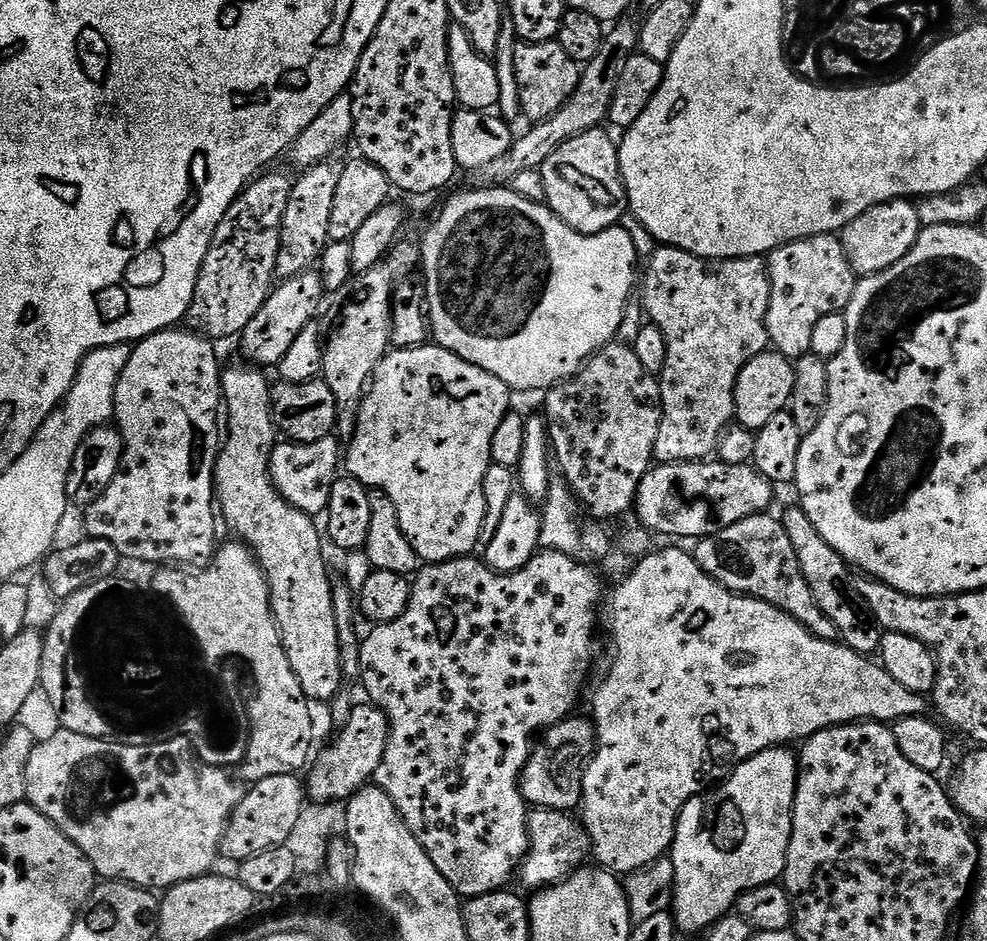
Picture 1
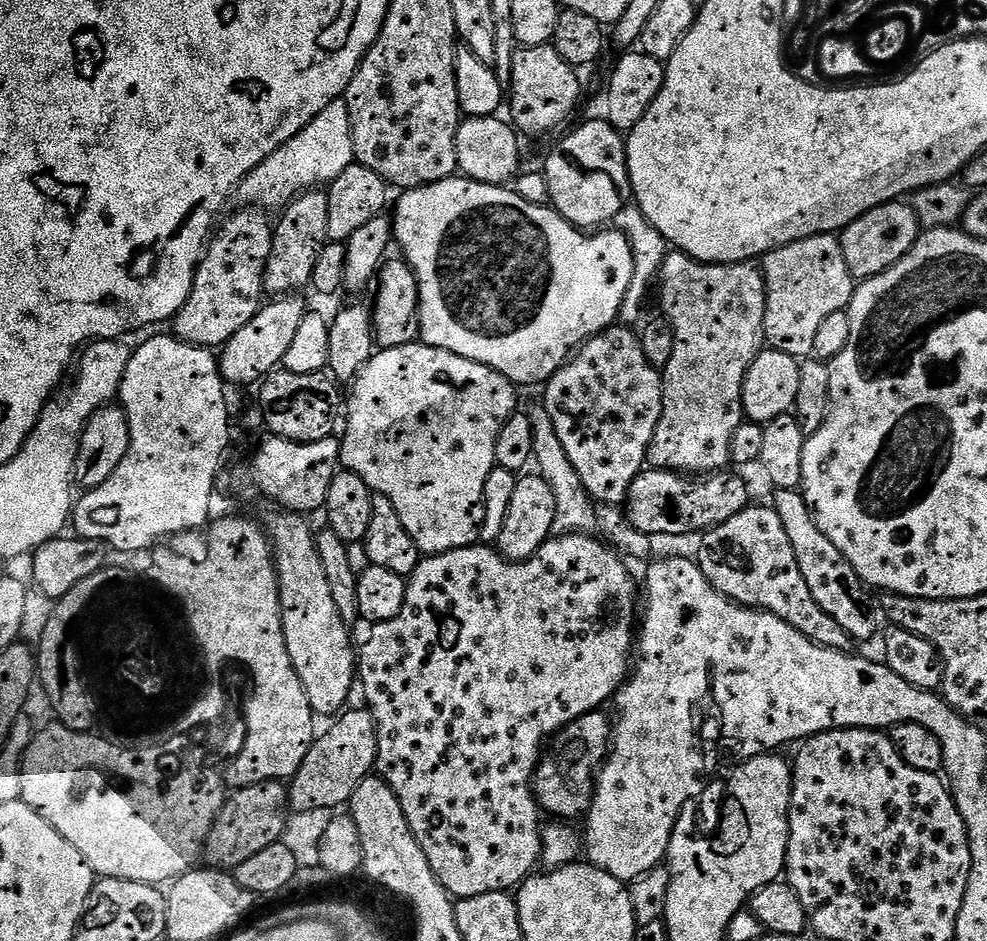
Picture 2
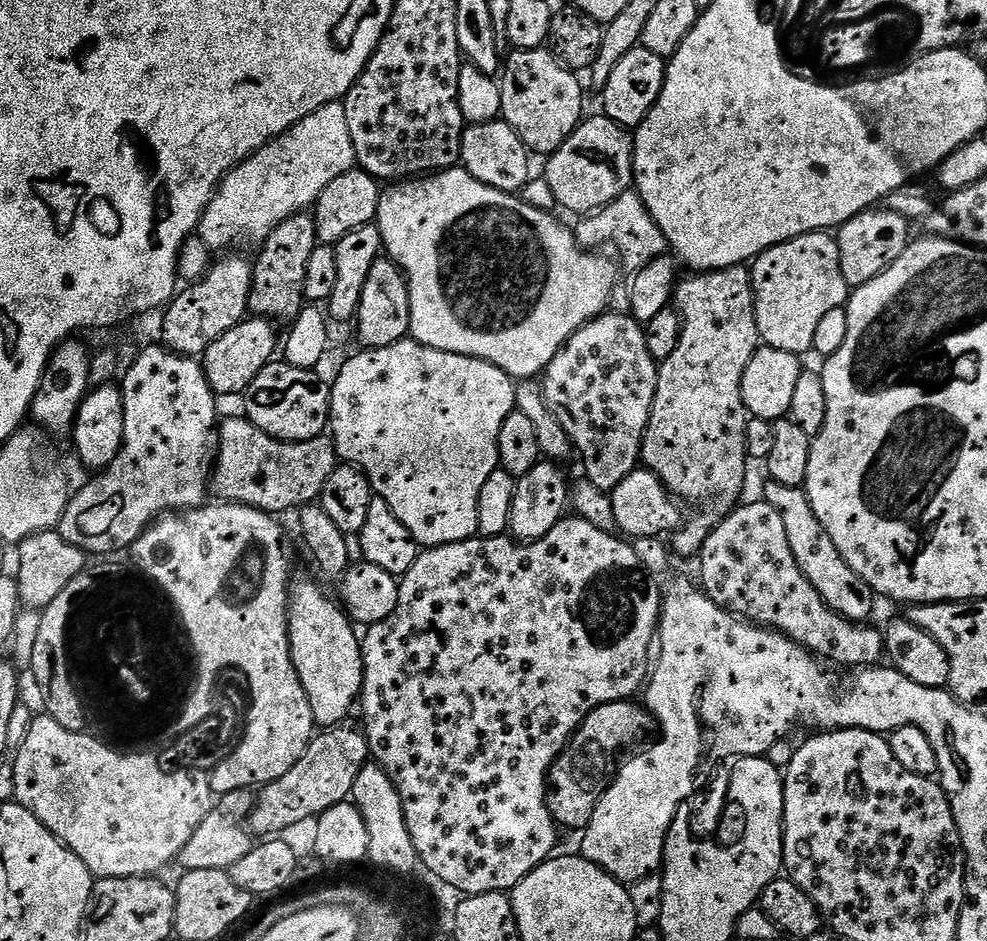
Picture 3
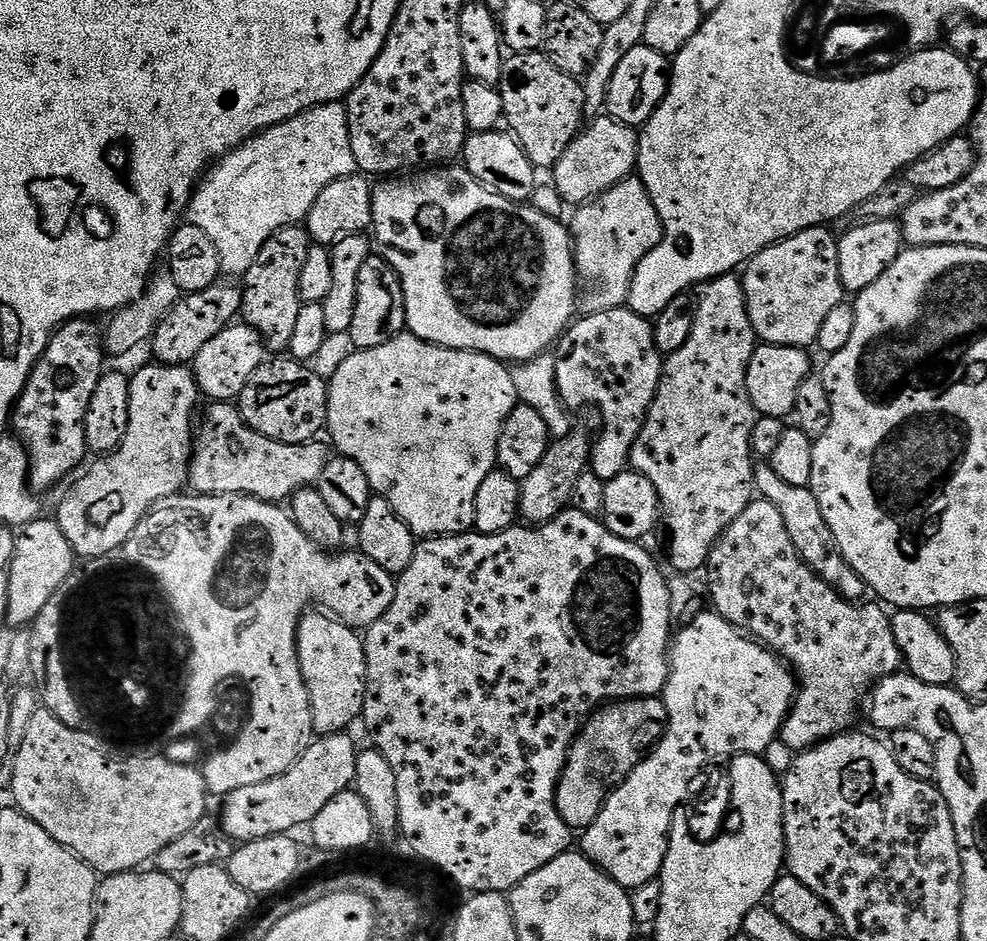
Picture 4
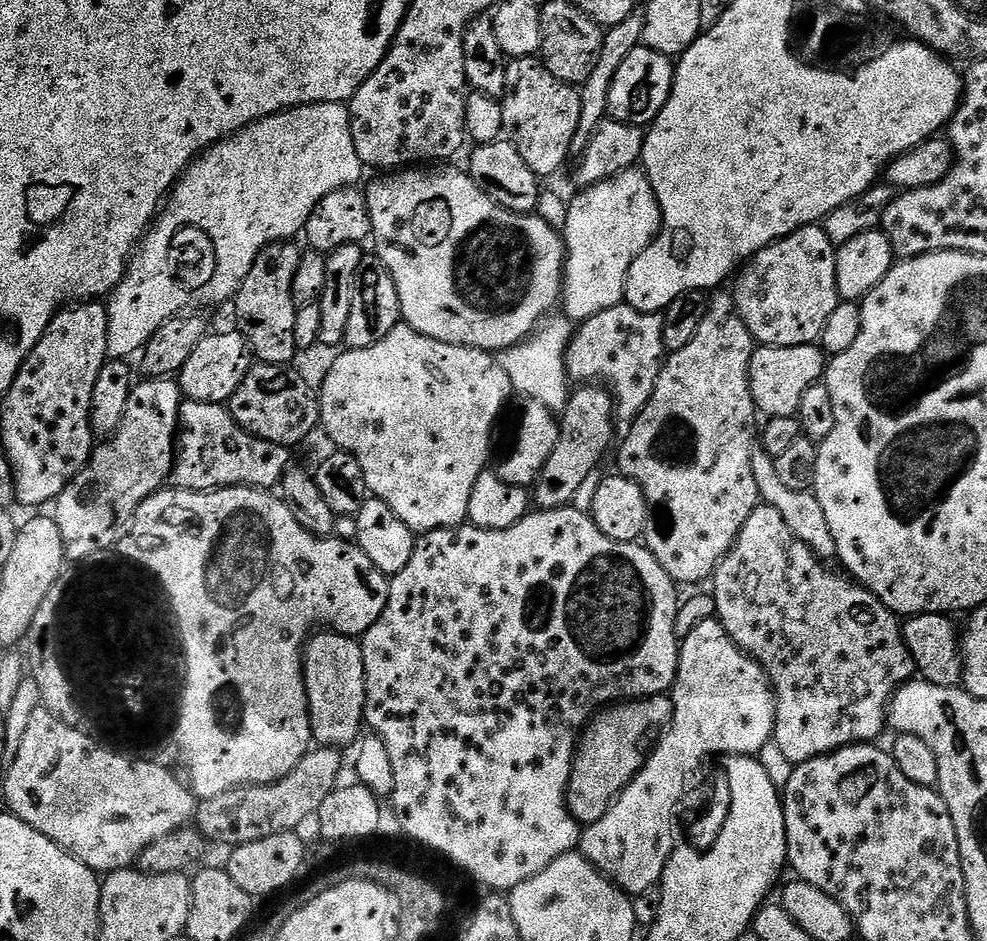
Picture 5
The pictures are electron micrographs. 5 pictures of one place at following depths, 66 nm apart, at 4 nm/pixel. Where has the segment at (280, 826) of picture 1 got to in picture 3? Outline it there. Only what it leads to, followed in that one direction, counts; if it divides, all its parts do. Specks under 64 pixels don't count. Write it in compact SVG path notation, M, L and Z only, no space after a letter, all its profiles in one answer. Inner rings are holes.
M251 788L223 793L213 803L210 814L206 814L202 826L198 826L198 830L194 832L190 842L186 842L186 846L180 851L178 864L181 864L181 869L184 872L190 870L222 870L226 872L232 869L241 858L246 858L246 854L250 854L254 843L254 836L249 828L253 803L254 792Z

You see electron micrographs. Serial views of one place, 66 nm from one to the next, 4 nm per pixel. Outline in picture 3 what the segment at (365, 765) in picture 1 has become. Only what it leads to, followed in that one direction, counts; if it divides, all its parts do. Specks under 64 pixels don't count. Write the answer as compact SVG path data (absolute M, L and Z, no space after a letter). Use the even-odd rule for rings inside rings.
M348 722L337 724L335 728L313 735L306 754L302 754L302 758L294 762L294 770L286 770L282 778L278 778L273 784L264 785L253 803L250 817L257 837L275 837L288 826L317 818L332 806L351 797L354 778L358 778L358 770L369 763L370 753L368 739L363 731L359 727L351 728L350 725Z

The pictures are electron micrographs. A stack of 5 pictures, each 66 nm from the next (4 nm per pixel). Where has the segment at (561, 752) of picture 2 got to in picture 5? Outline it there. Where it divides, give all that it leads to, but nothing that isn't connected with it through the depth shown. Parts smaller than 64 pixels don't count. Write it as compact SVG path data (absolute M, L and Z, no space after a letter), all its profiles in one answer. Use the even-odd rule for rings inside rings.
M668 694L617 702L588 721L576 745L568 783L568 809L578 823L582 826L593 824L611 810L612 803L624 793L624 787L644 766L646 752L640 747L652 735L655 737L661 730L667 729L671 722L672 697Z

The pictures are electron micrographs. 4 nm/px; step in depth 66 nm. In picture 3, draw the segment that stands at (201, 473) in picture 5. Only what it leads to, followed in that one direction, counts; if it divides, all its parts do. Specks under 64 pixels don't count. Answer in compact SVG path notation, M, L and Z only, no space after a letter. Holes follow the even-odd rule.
M243 415L232 416L228 421L219 425L220 430L220 446L218 449L218 455L214 461L214 467L210 472L210 484L216 492L221 501L229 504L245 504L247 508L257 508L260 512L266 512L269 514L281 514L280 512L288 512L293 510L299 510L306 504L319 501L322 494L322 486L326 486L326 478L330 478L330 474L334 474L336 465L338 463L338 457L336 455L336 441L331 435L325 434L323 436L315 436L312 440L299 440L298 442L290 442L289 440L276 440L270 434L266 434L262 430L258 430L258 426L254 426Z

